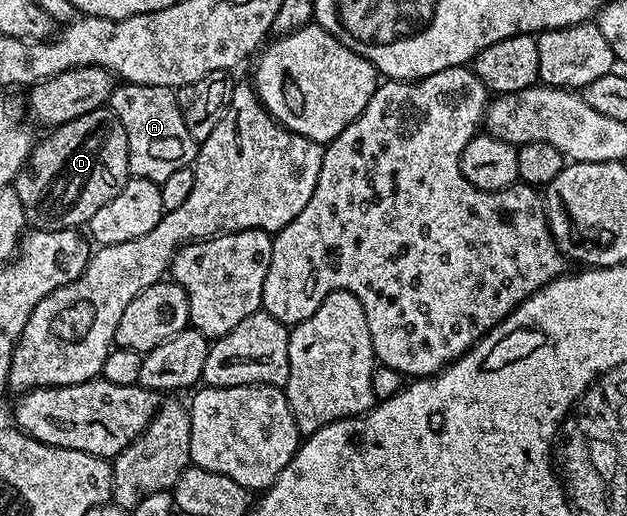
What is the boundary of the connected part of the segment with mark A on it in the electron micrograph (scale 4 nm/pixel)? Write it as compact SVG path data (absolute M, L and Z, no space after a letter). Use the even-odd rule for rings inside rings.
M120 84L113 89L110 109L122 120L122 128L126 128L128 137L128 172L137 178L145 178L151 182L164 182L170 172L178 172L191 167L196 161L198 143L190 136L186 128L186 120L180 111L176 99L176 90L171 86L137 86Z

